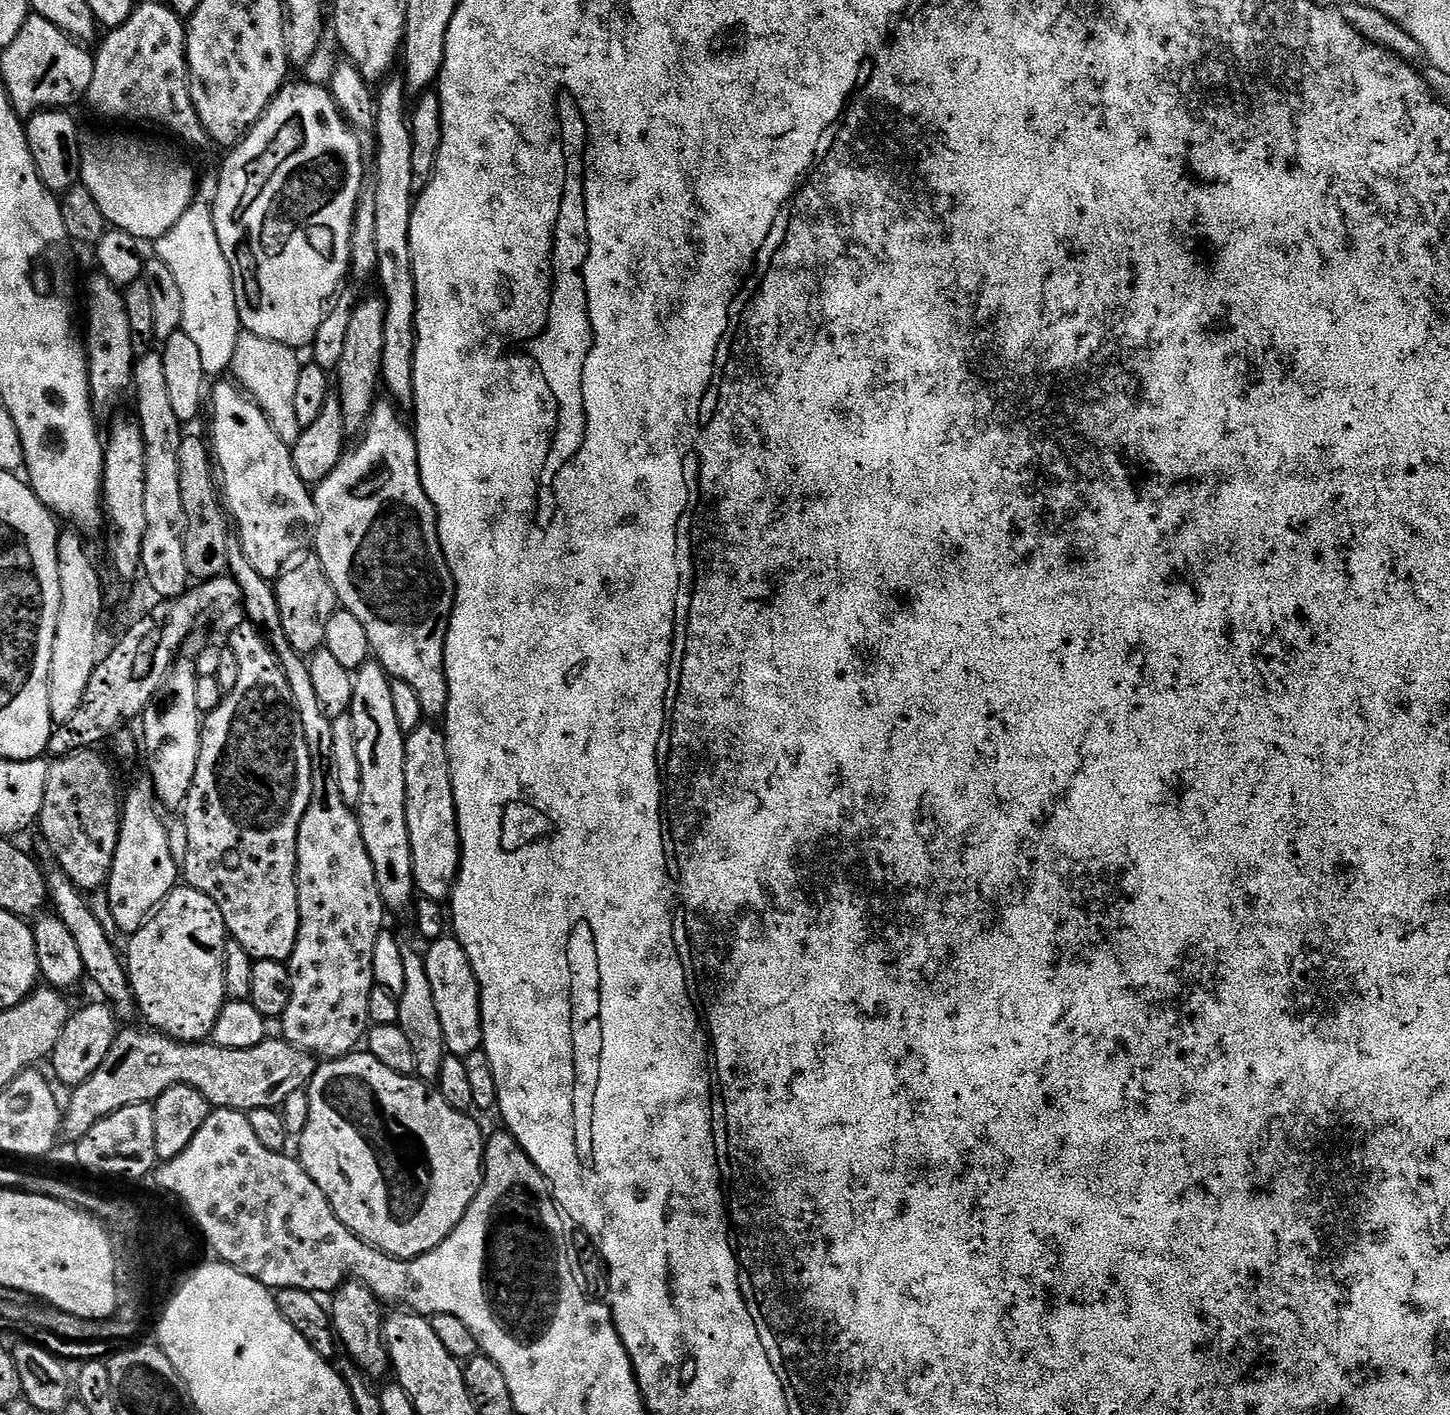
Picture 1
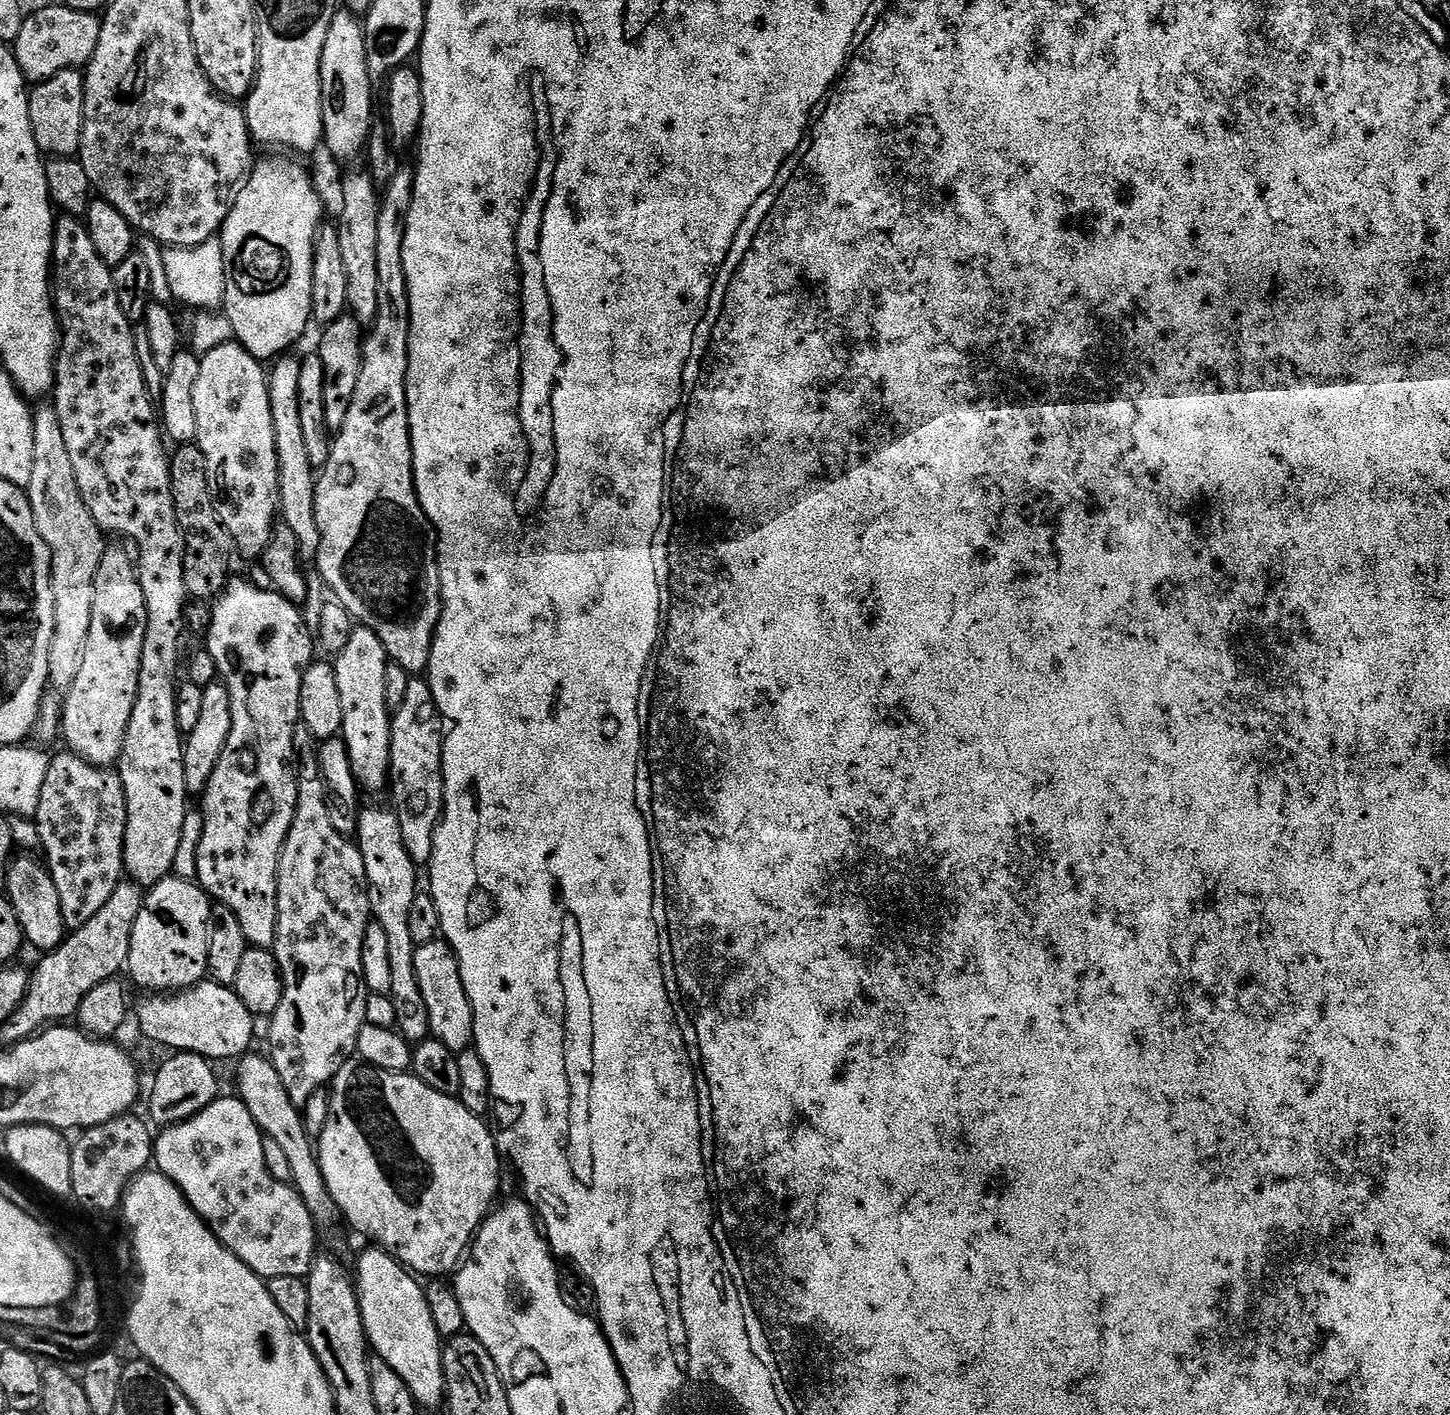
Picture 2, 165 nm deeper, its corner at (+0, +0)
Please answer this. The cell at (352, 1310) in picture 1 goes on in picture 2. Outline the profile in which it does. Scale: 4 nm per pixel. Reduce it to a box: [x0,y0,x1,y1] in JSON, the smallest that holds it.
[235,1055,348,1254]

